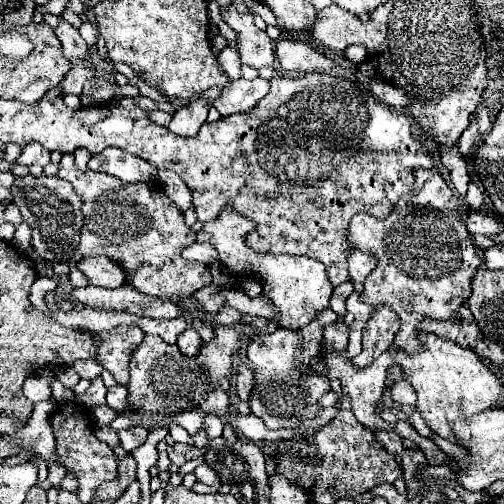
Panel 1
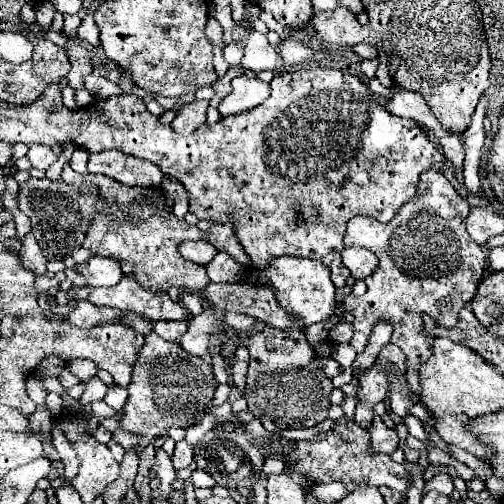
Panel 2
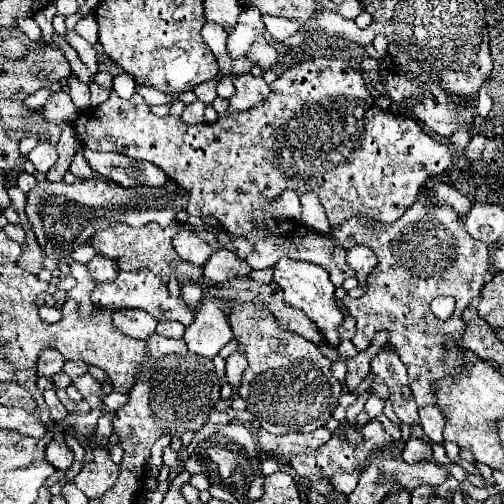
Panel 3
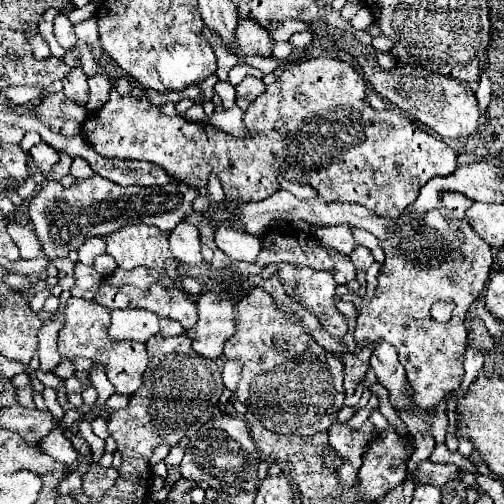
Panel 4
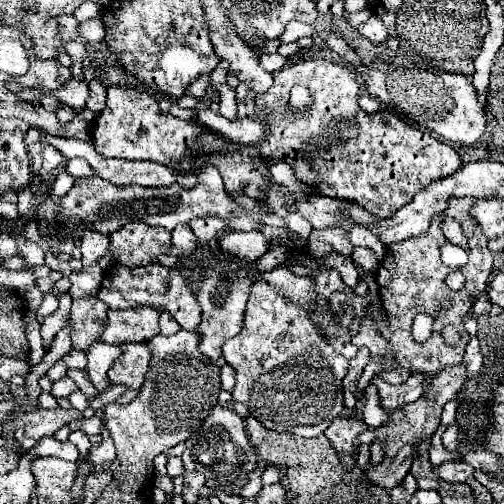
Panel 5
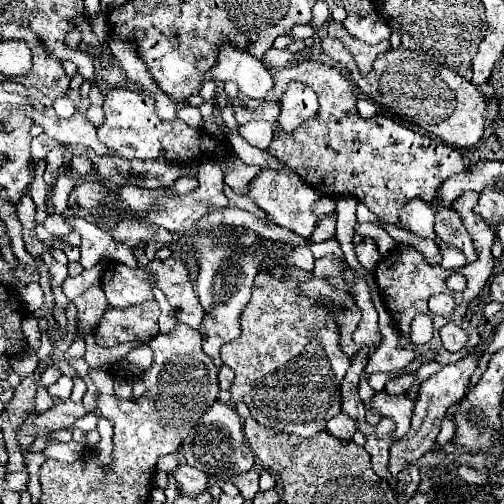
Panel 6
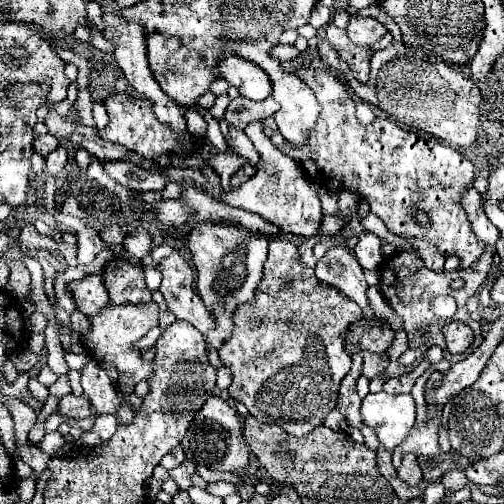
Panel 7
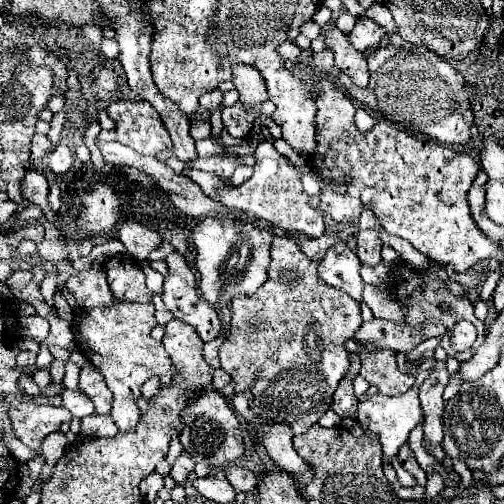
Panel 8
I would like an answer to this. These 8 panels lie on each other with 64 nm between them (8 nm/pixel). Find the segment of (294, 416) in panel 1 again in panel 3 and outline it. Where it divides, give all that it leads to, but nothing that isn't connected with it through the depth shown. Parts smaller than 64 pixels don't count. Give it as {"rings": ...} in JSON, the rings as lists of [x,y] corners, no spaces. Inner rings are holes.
{"rings":[[[264,304],[236,306],[228,314],[234,340],[244,346],[248,368],[238,388],[248,410],[260,420],[270,434],[314,432],[324,426],[332,410],[338,406],[336,396],[342,392],[340,382],[330,372],[330,360],[324,358],[316,344],[296,336],[290,330],[278,328]]]}

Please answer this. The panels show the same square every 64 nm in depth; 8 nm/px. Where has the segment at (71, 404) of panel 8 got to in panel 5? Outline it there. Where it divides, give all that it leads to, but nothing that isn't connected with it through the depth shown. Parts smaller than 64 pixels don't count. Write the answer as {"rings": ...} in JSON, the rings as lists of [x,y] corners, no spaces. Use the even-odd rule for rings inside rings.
{"rings":[[[56,408],[56,410],[28,410],[28,412],[12,412],[14,414],[14,436],[24,450],[30,450],[40,438],[52,436],[60,426],[70,424],[82,416],[80,410]]]}

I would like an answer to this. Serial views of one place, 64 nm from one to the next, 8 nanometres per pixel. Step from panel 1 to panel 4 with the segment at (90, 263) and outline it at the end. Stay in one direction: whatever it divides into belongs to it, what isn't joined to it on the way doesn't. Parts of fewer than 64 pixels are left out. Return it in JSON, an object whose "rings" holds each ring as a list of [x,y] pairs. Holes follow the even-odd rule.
{"rings":[[[102,254],[102,256],[98,256],[96,260],[94,260],[94,270],[100,274],[100,276],[110,276],[110,274],[114,274],[114,270],[116,270],[116,260],[112,260],[112,256],[108,256],[108,254]]]}

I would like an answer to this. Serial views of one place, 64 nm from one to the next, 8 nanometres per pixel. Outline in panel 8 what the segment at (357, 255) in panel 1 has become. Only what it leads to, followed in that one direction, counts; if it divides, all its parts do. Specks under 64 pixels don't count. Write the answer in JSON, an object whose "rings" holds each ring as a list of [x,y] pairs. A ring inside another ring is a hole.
{"rings":[[[360,230],[356,234],[356,240],[358,240],[356,254],[364,266],[376,266],[382,262],[382,256],[380,256],[382,240],[376,230]]]}

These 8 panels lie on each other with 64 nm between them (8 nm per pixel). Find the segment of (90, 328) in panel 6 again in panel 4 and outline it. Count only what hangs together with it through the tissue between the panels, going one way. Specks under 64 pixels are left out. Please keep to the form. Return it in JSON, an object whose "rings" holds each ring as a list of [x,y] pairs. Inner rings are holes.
{"rings":[[[70,298],[68,300],[68,312],[64,314],[64,326],[58,334],[58,350],[62,358],[74,360],[74,358],[88,358],[92,362],[98,362],[104,366],[108,380],[114,384],[118,394],[132,394],[142,384],[142,374],[146,370],[148,354],[146,346],[142,342],[132,340],[110,340],[108,328],[110,328],[110,308],[104,308],[96,304],[94,300],[82,300],[82,298]]]}

